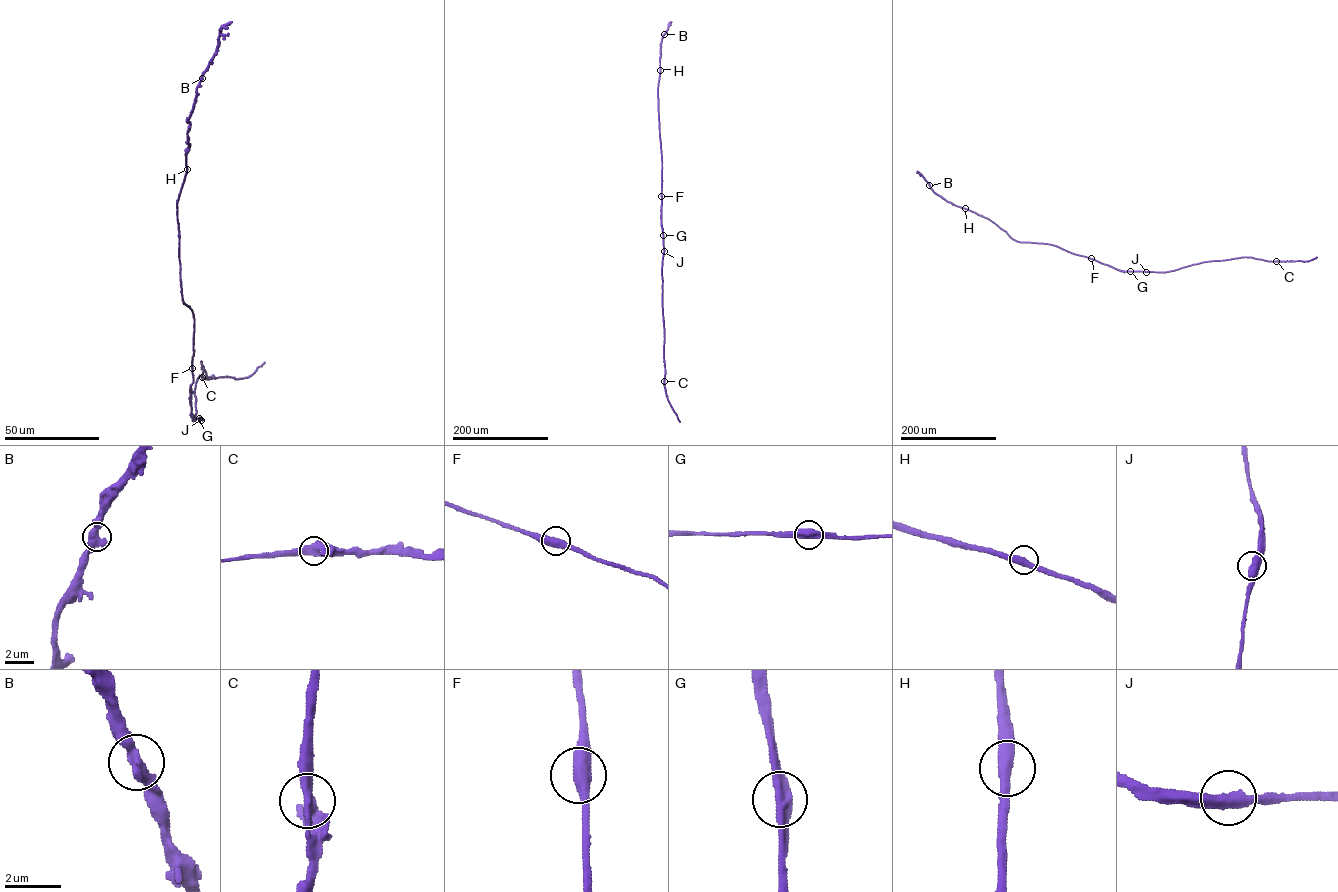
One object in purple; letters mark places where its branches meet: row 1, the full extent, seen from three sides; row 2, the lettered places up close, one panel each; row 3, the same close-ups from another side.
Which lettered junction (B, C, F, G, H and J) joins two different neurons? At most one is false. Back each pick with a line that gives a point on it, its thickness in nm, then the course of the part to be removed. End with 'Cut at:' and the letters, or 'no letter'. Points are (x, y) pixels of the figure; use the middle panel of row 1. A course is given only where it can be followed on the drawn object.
G: (663, 235) | 480 nm | (663, 235), (661, 209)
Cut at: G

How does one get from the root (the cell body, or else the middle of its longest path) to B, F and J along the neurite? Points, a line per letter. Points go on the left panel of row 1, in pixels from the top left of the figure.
B: (191, 390), (194, 318), (182, 300), (177, 201), (186, 173), (187, 119), (202, 78)
F: (191, 390), (192, 368)
J: (191, 390), (191, 413), (201, 420)

